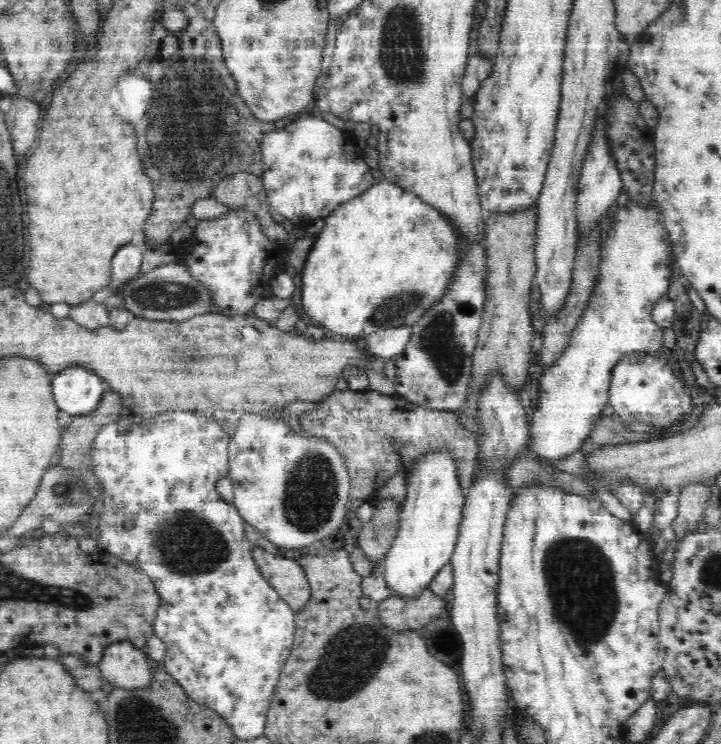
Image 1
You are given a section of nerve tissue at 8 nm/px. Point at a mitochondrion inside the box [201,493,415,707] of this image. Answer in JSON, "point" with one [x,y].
{"point":[353,655]}

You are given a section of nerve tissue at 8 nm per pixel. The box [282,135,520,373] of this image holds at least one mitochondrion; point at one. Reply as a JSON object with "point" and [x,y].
{"point":[396,305]}

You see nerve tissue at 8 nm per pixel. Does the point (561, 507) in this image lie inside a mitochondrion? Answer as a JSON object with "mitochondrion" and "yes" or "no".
{"mitochondrion":"no"}

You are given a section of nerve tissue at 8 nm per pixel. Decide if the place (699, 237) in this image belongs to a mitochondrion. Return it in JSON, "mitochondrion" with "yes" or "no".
{"mitochondrion":"no"}

